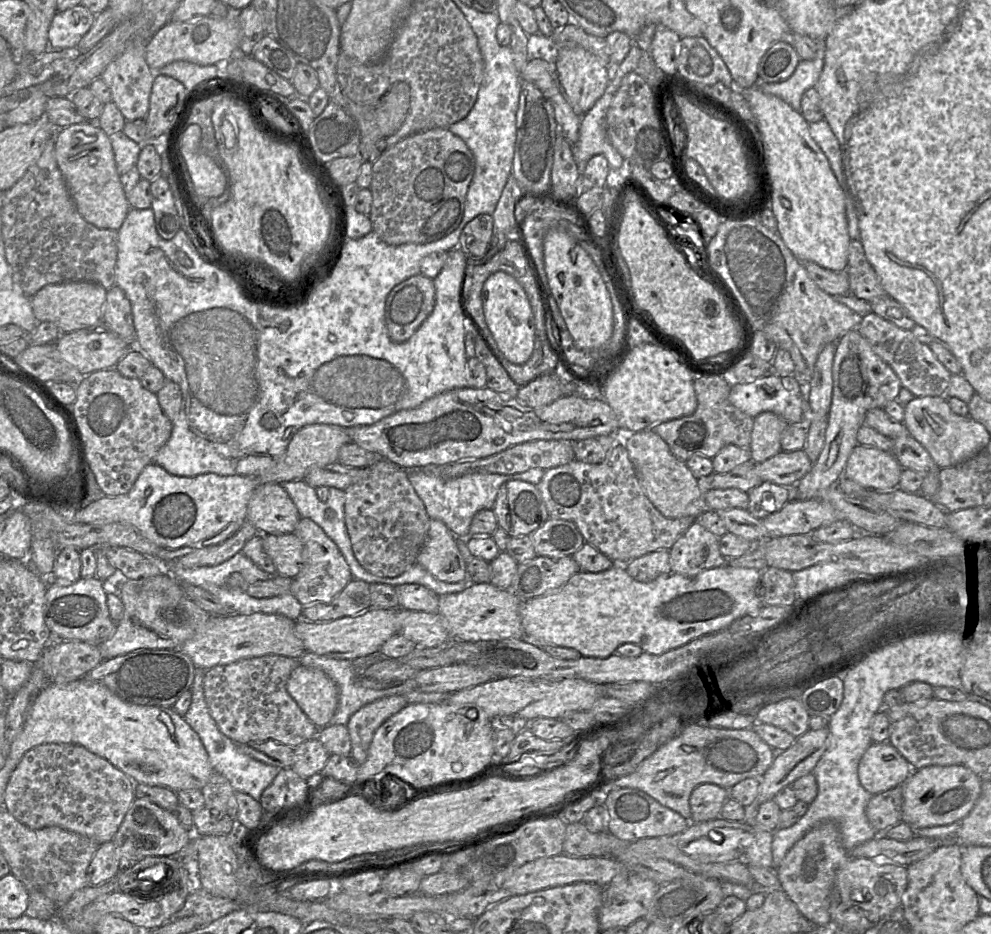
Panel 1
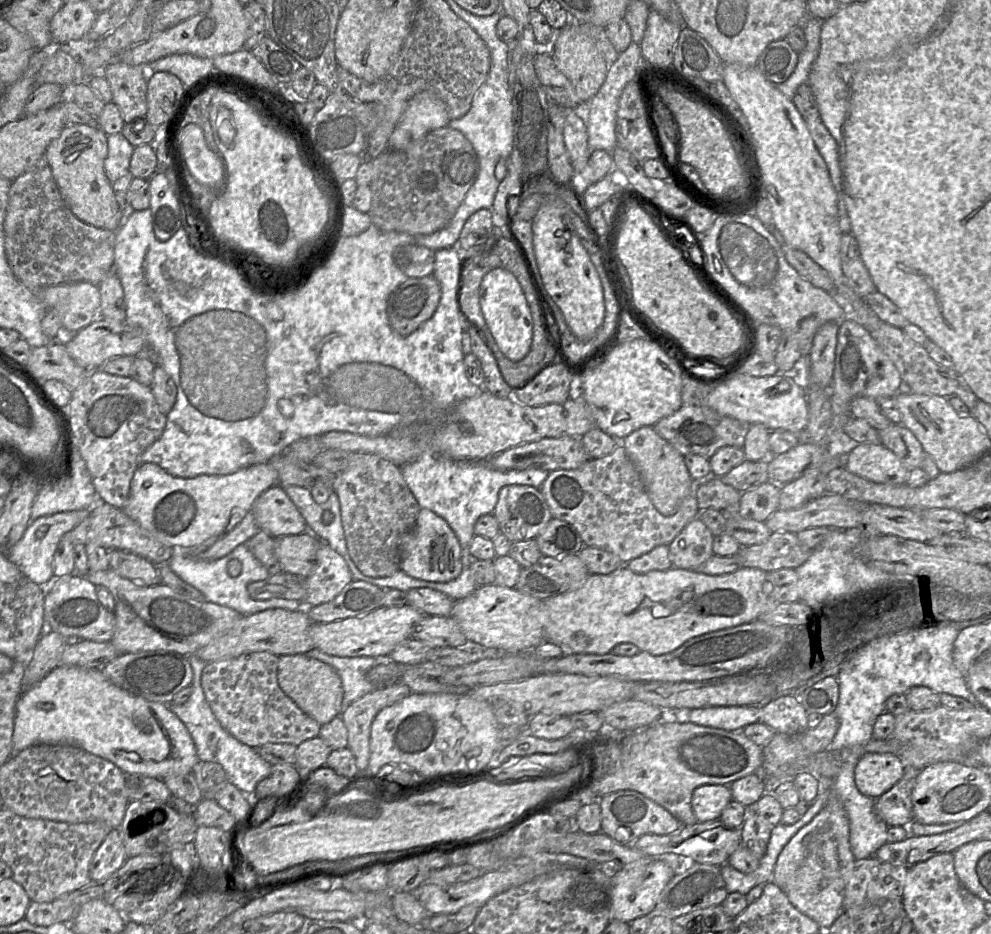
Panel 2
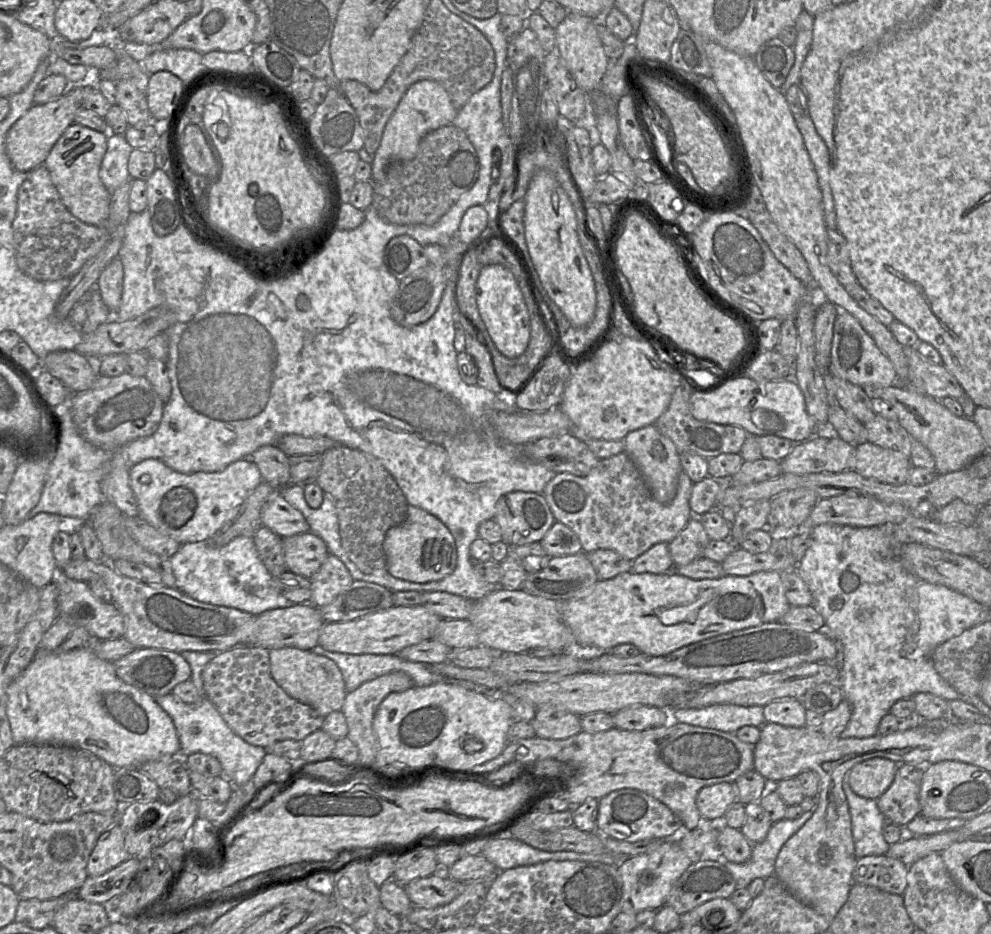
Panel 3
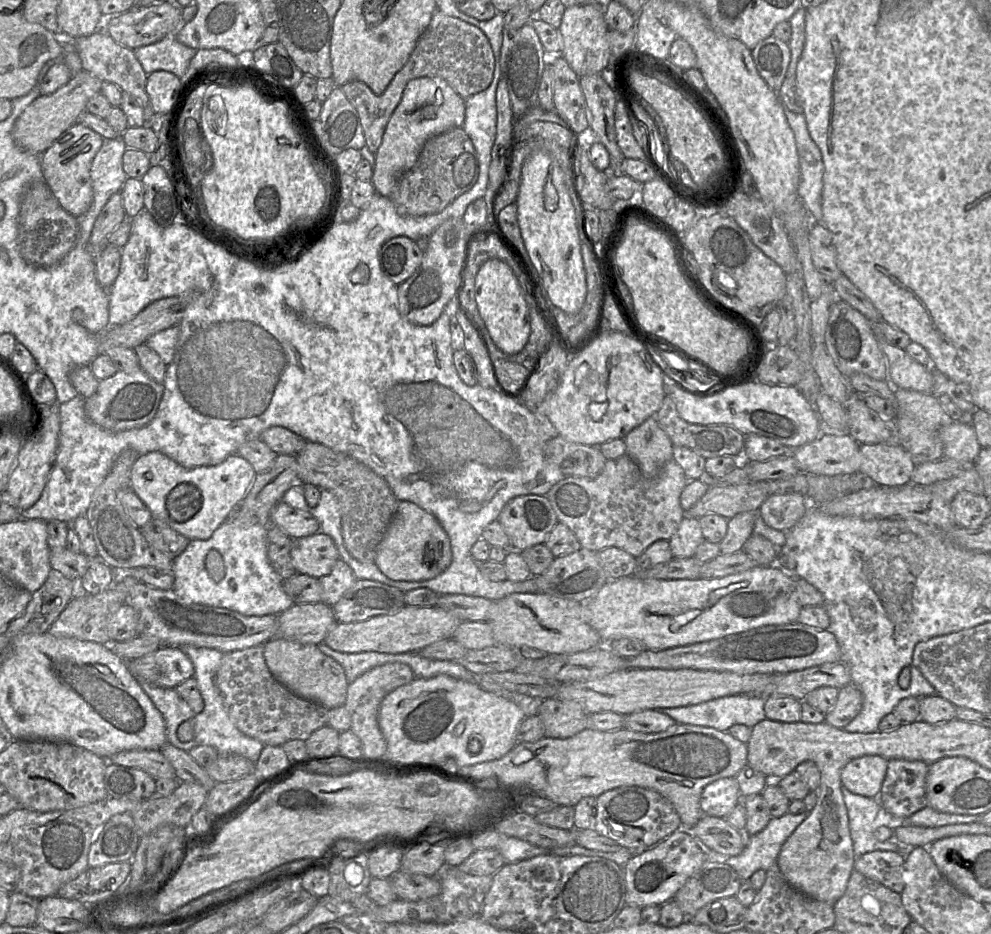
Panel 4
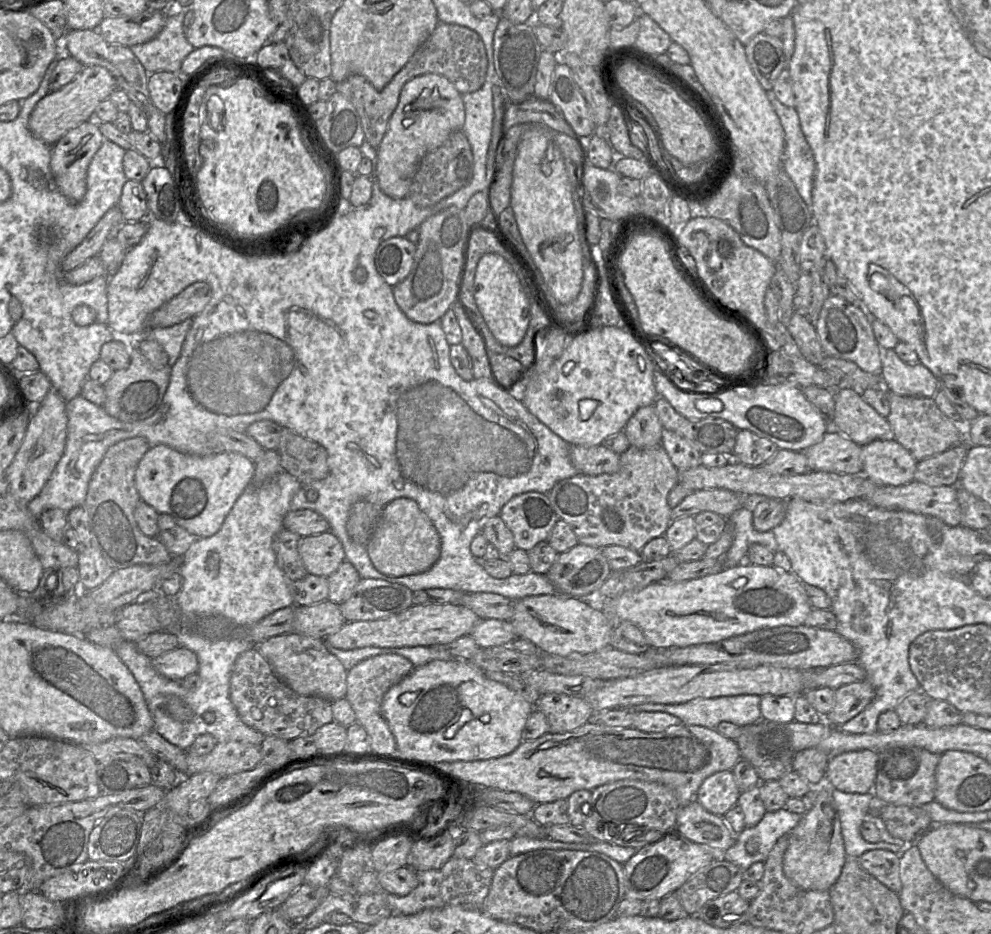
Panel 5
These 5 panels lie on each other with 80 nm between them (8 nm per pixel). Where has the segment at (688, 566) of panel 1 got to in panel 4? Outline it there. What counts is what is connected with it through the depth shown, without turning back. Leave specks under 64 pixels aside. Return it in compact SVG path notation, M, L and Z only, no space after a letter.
M684 517L668 540L673 557L693 557L697 547L705 541L698 518Z

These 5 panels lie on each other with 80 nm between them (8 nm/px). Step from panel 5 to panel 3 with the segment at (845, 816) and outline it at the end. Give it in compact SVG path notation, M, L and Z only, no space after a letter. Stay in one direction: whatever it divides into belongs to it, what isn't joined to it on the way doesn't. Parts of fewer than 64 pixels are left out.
M847 777L842 783L849 806L851 830L855 855L885 855L890 847L883 837L886 818L878 807L877 800L857 795L850 787Z

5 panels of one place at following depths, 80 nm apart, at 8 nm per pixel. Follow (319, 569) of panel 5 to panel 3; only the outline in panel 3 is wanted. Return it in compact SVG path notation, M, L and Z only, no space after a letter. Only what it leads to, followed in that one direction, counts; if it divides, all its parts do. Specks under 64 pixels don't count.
M308 531L283 539L283 554L288 572L312 578L329 556L325 542Z

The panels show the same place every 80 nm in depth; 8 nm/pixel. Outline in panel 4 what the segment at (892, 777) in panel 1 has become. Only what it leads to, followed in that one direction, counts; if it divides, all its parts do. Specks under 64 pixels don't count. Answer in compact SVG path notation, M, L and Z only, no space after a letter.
M878 755L852 759L841 771L841 783L854 794L878 798L887 765L888 760Z

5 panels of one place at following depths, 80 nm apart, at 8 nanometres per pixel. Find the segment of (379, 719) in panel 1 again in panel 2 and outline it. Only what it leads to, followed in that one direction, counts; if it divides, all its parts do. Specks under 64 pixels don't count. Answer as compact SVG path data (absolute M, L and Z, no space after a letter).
M402 682L385 685L355 700L342 712L348 731L347 747L354 754L358 771L365 771L369 764L371 725L376 715L411 693Z

